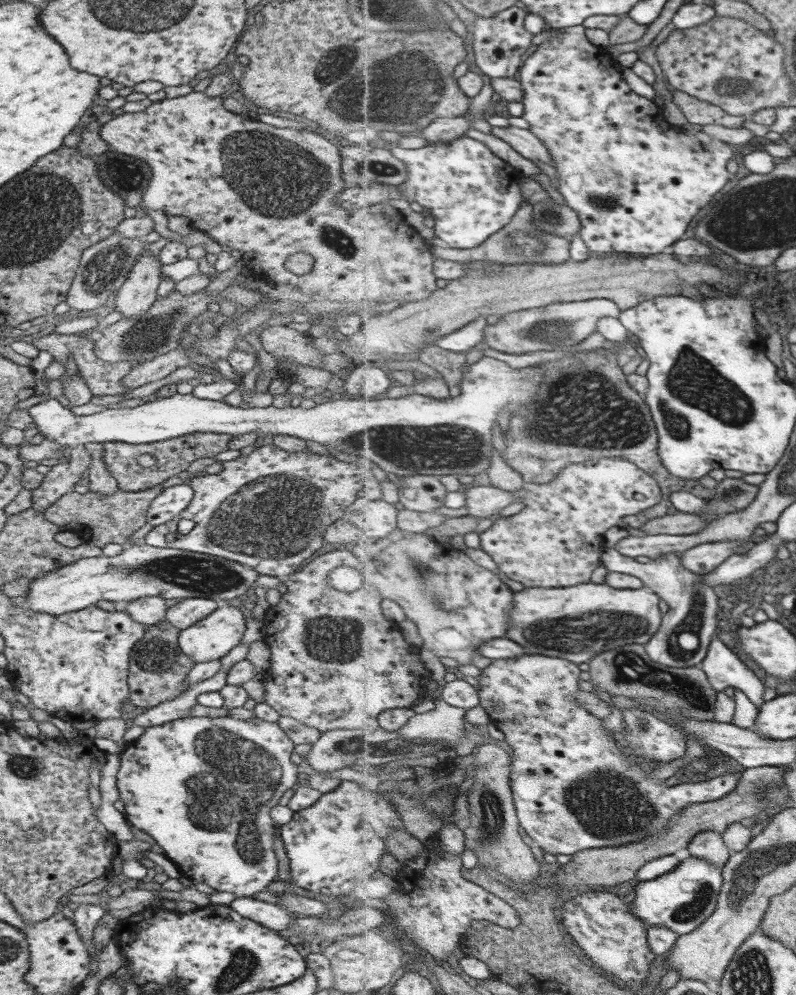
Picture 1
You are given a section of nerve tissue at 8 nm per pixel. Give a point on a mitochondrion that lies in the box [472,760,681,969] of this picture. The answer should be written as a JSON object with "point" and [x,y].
{"point":[606,805]}

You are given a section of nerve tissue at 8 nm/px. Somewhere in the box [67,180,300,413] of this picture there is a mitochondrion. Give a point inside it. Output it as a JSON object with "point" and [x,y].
{"point":[102,268]}

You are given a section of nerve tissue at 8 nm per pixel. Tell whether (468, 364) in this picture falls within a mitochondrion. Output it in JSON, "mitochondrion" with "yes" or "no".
{"mitochondrion":"no"}

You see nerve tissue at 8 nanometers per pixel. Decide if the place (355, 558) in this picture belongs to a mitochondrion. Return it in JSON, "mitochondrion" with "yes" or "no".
{"mitochondrion":"no"}

